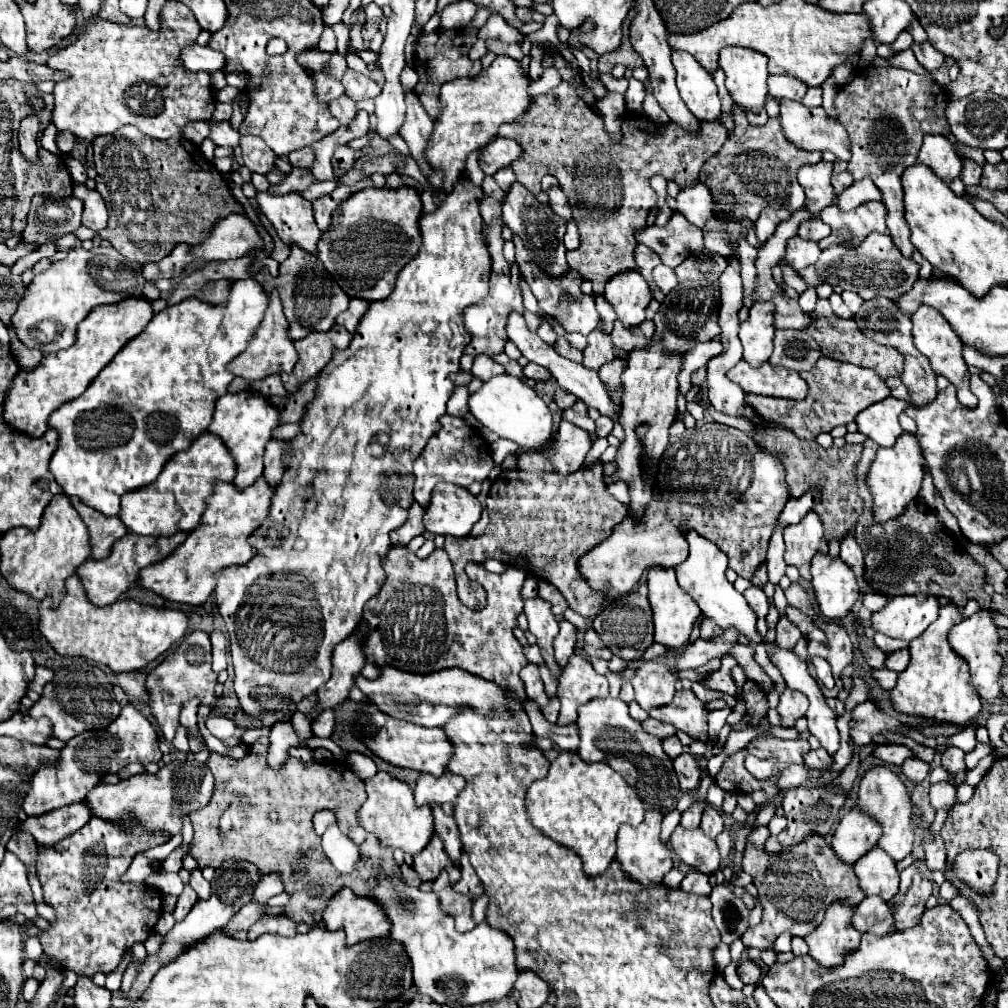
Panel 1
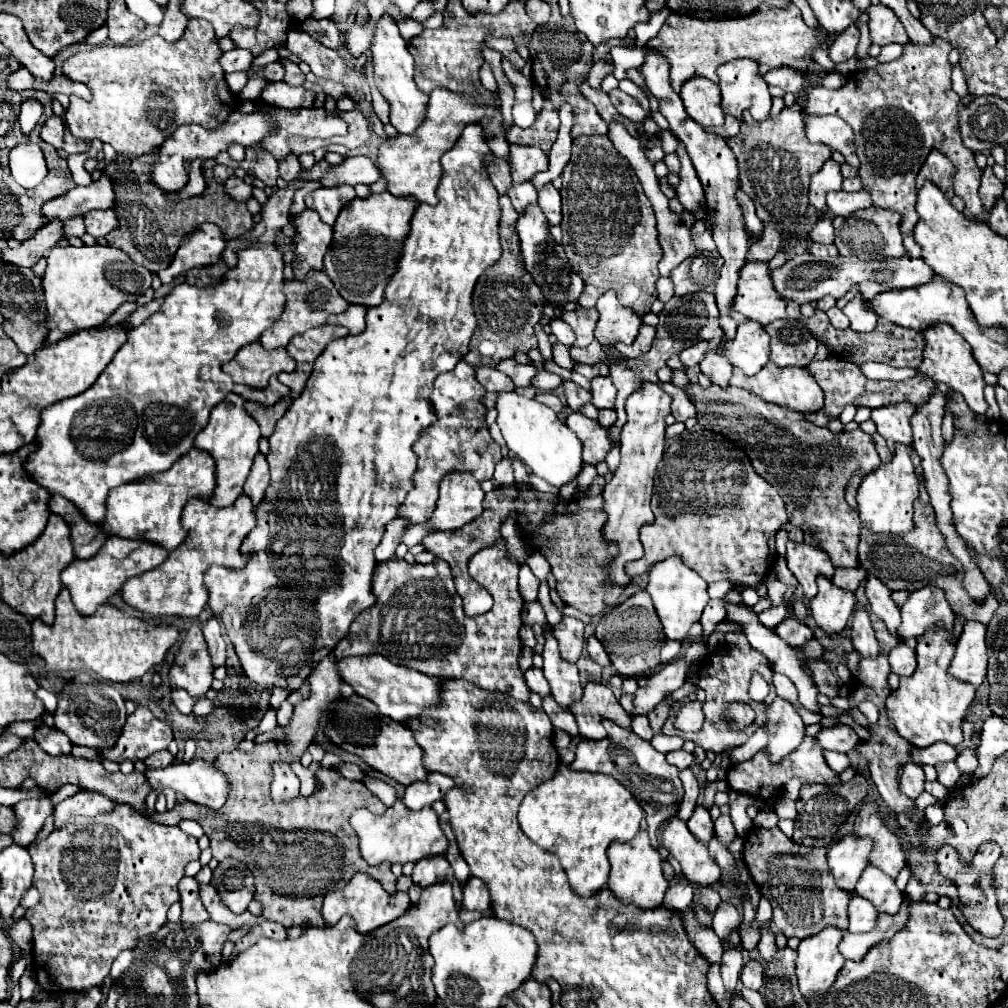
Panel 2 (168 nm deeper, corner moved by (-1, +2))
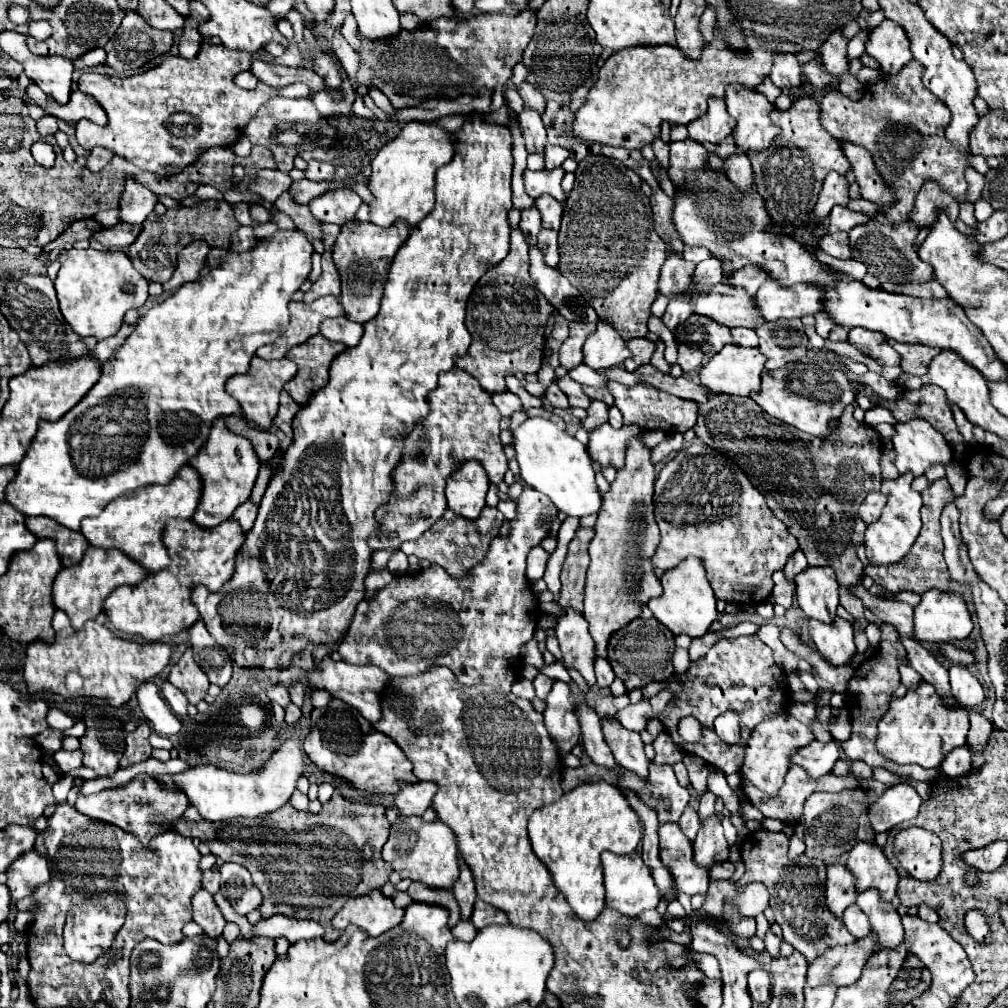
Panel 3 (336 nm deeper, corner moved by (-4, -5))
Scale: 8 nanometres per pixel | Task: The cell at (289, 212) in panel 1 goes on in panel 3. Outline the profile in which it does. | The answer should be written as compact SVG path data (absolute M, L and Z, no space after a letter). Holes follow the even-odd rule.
M325 245L325 255L323 255L323 273L321 277L311 285L311 289L303 295L303 301L305 303L311 303L323 295L335 295L339 297L341 295L341 279L339 279L339 273L335 269L335 263L331 259L331 251L333 251L333 245Z

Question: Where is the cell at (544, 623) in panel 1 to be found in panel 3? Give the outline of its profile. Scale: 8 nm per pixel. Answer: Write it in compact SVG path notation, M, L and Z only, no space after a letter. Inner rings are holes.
M555 681L549 697L547 697L547 709L543 711L545 727L551 735L551 739L557 745L557 751L561 757L573 751L573 747L579 743L581 729L575 715L575 705L571 703L571 689L563 681Z

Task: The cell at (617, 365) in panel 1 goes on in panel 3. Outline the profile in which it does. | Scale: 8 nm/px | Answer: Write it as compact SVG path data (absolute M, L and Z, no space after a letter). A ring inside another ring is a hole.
M591 401L589 409L587 409L587 419L581 421L583 429L593 431L595 427L607 423L607 405L603 401Z

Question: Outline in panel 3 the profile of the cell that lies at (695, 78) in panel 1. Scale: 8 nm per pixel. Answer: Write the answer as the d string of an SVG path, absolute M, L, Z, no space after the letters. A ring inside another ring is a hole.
M709 99L707 115L689 123L689 137L699 143L721 143L735 129L735 119L727 113L723 99Z

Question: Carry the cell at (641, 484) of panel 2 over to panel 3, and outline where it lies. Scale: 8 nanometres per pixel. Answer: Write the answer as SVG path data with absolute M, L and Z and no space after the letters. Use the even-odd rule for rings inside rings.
M635 437L629 443L625 467L617 471L611 489L603 495L603 507L595 523L595 537L589 543L591 565L585 581L583 617L587 619L595 641L595 659L607 657L611 635L641 617L641 607L663 593L651 567L651 557L661 539L653 517L653 481L655 467L651 463L651 451L643 445L641 437Z

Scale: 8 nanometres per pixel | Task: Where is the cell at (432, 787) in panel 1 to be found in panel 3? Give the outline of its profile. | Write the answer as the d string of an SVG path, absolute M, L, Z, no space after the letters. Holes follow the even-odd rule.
M417 781L417 783L403 783L399 787L399 793L393 799L393 805L403 815L423 815L423 811L431 805L431 799L437 791L435 783L429 781Z

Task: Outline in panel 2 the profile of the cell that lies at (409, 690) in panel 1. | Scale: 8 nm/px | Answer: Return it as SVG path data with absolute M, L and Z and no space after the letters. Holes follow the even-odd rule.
M386 656L342 658L338 660L338 672L342 680L350 684L358 696L372 700L378 706L380 714L400 724L408 724L410 718L436 710L436 704L440 704L440 680L424 676L422 672L412 672L404 666L396 666Z

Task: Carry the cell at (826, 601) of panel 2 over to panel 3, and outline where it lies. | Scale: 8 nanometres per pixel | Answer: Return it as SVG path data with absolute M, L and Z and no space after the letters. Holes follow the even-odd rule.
M837 617L835 623L821 623L811 619L809 635L813 637L821 657L833 665L847 665L857 651L853 643L853 625L841 617Z

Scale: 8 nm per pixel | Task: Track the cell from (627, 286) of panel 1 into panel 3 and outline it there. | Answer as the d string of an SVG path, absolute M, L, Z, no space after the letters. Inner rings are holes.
M605 321L597 325L597 329L587 337L587 343L583 345L583 363L591 369L619 367L627 357L631 357L627 341L623 341L613 325Z

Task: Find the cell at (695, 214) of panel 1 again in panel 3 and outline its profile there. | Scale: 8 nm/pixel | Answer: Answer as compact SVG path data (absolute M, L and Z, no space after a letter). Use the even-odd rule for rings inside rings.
M677 141L669 147L671 155L667 173L675 185L681 185L685 179L691 179L691 169L701 169L707 163L707 149L697 141Z

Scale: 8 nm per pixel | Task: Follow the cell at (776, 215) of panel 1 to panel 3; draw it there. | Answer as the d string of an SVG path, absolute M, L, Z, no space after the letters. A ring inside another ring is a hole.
M747 265L743 271L737 271L737 273L733 273L733 277L727 279L729 285L733 285L733 287L743 287L749 295L755 295L757 287L763 285L765 281L767 281L765 271L761 271L761 269L755 267L755 265Z

